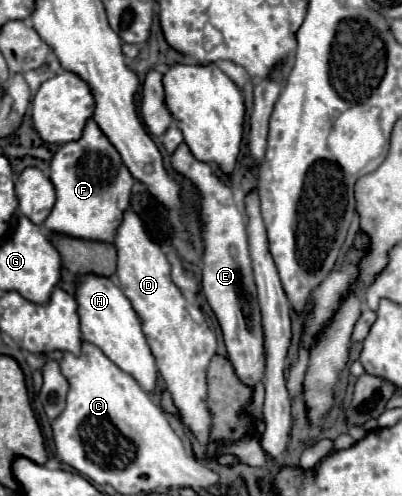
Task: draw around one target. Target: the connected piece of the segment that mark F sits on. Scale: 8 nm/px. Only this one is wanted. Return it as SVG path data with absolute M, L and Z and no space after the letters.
M93 119L87 121L79 141L65 143L57 149L51 159L49 177L57 199L45 221L47 231L93 241L113 241L115 229L129 207L133 183L119 151L109 143L107 137L103 139L103 131Z

